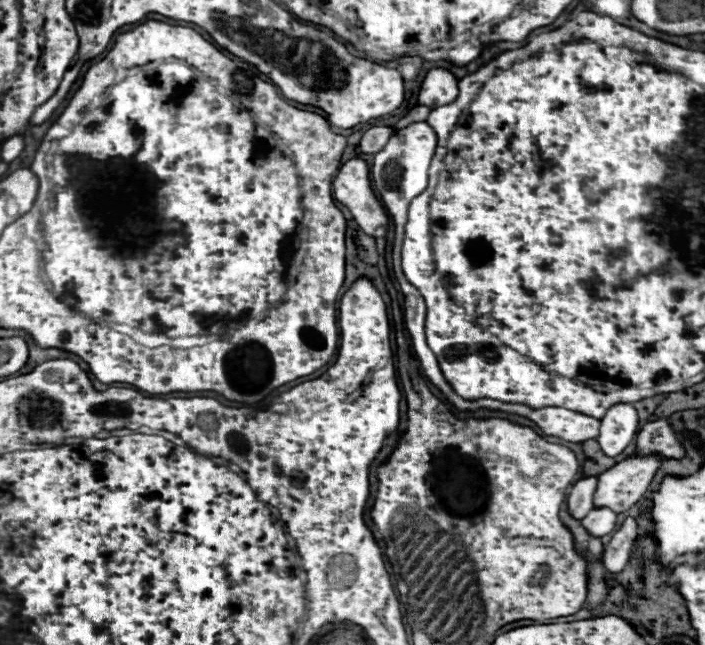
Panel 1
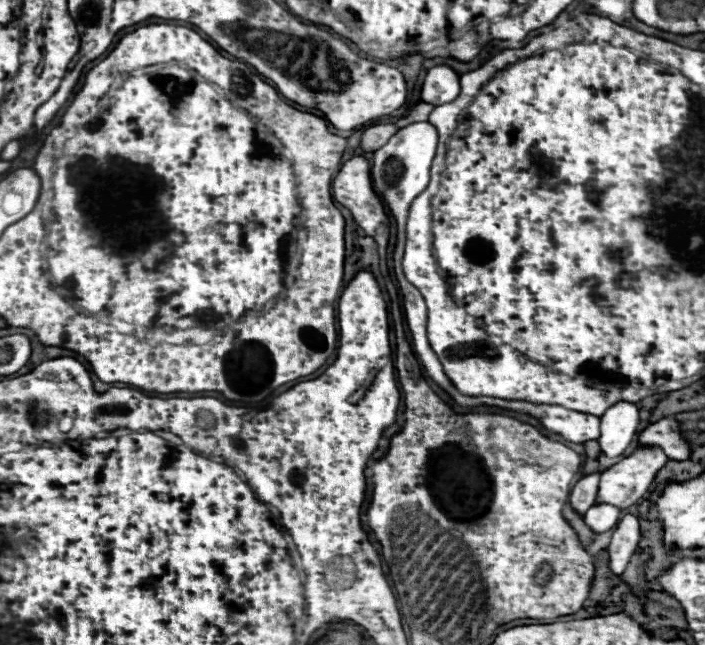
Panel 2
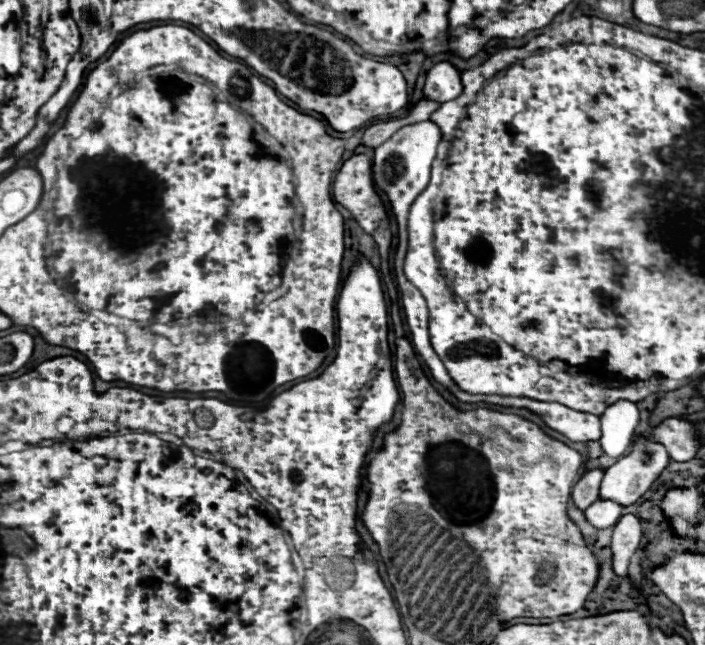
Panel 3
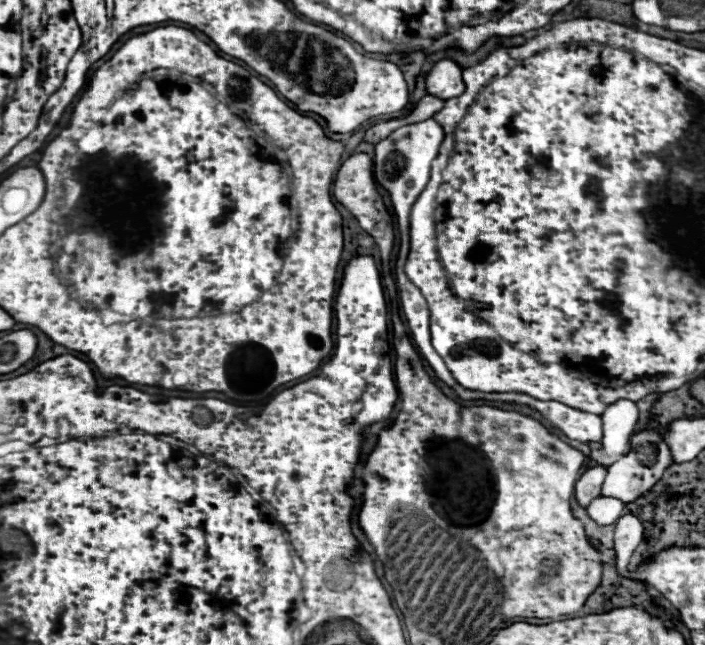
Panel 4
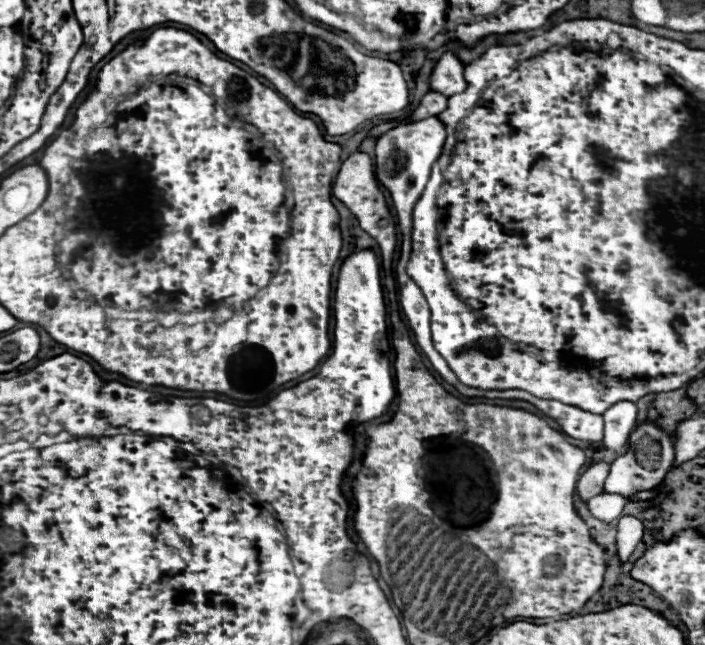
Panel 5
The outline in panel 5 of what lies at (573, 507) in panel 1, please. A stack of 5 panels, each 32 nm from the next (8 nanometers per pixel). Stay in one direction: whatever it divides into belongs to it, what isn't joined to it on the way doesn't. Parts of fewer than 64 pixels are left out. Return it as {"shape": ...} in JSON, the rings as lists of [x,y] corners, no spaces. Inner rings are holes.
{"shape":[[[598,462],[582,474],[582,478],[578,480],[578,494],[582,496],[582,500],[590,500],[592,496],[602,492],[608,472],[610,472],[610,464],[608,462]]]}

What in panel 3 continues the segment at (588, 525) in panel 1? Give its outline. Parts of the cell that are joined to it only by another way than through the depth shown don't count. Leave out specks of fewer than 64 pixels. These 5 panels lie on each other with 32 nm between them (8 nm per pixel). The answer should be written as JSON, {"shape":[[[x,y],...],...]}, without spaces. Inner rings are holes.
{"shape":[[[596,500],[586,508],[586,518],[596,526],[596,528],[608,528],[614,526],[622,516],[622,506],[612,500]]]}

